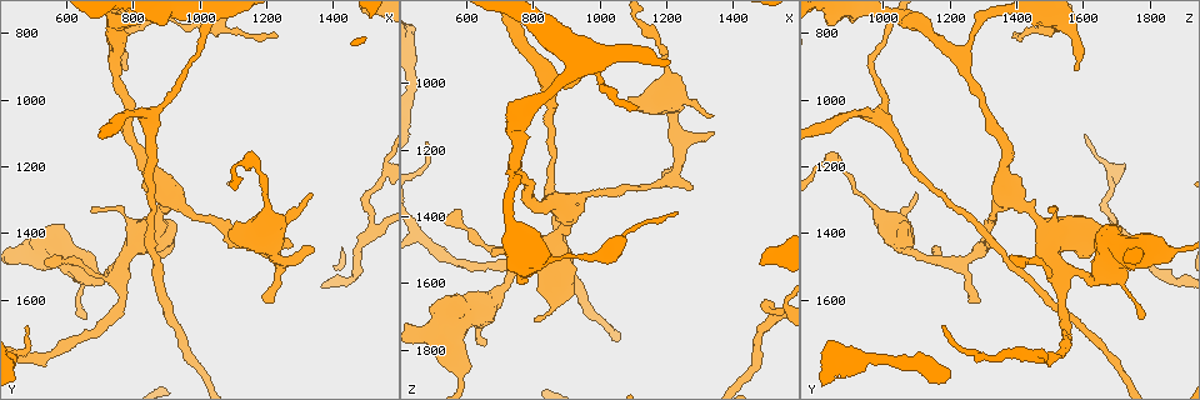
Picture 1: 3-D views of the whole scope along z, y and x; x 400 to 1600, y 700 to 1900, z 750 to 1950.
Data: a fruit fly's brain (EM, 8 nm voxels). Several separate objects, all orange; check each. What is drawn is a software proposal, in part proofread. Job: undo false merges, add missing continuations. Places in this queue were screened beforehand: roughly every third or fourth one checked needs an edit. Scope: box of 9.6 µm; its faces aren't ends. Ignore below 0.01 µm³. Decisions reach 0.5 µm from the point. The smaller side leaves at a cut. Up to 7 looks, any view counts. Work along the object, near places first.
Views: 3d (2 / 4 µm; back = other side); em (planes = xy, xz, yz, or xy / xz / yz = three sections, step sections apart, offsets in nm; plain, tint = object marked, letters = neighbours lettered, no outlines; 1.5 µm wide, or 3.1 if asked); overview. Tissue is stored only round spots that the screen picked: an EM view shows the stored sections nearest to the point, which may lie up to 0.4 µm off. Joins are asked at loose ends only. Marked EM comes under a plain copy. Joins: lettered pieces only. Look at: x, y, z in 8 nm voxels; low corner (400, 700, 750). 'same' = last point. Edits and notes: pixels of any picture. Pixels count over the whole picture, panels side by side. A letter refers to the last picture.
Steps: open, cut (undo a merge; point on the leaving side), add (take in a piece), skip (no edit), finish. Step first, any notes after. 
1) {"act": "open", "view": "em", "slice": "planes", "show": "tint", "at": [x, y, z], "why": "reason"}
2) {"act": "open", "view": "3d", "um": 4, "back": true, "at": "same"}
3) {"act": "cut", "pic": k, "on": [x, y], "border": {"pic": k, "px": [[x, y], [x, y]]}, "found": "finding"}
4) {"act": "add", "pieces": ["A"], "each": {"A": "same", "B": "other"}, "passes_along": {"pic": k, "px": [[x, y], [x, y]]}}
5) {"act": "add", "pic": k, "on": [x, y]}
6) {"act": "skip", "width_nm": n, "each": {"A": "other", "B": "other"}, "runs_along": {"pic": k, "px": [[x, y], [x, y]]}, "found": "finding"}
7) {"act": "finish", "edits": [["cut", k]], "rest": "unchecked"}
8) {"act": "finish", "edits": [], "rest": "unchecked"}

{"act": "open", "view": "em", "slice": "planes", "show": "tint", "at": [1510, 1370, 1690], "why": "sharp bend"}

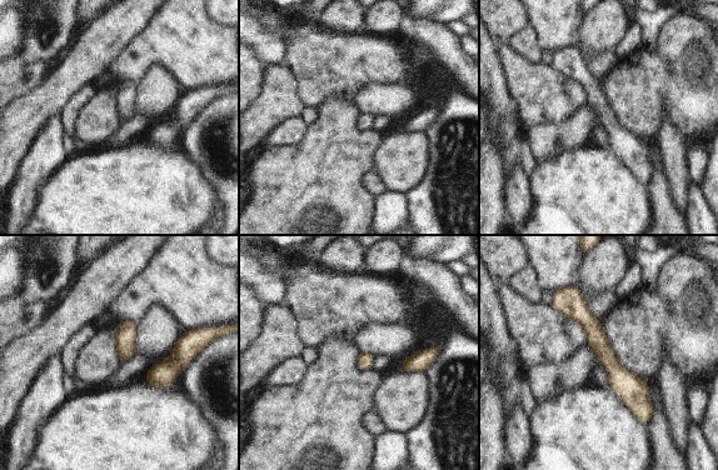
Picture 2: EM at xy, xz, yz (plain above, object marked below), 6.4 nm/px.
{"act": "open", "view": "em", "slice": "planes", "show": "letters", "at": "same", "why": "see the neighbours"}

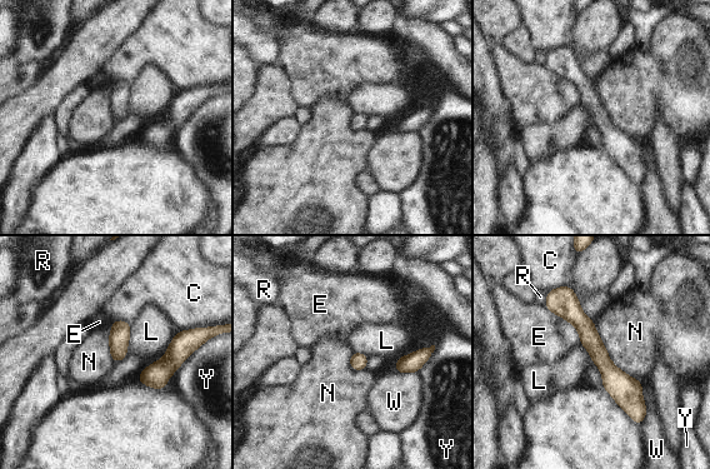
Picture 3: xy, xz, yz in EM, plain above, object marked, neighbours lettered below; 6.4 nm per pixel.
{"act": "skip", "width_nm": 110, "each": {"C": "other", "E": "other", "L": "other", "N": "other", "R": "other", "W": "other", "Y": "other"}, "border": {"pic": 3, "px": [[594, 323], [609, 359], [641, 382]]}, "found": "continuous, no second neuron"}

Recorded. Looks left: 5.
{"act": "open", "view": "em", "slice": "planes", "show": "letters", "at": [830, 1420, 1500], "why": "calibre changes"}

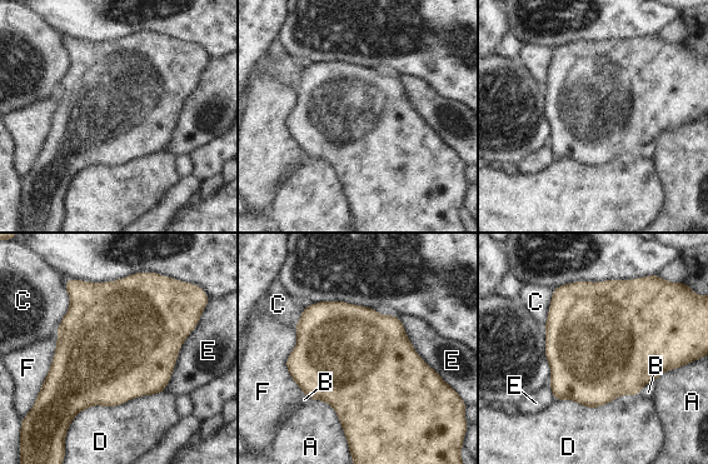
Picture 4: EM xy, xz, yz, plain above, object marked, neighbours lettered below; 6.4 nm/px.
{"act": "skip", "each": {"A": "other", "B": "other", "C": "other", "D": "other", "E": "other", "F": "other"}, "border": {"pic": 4, "px": [[163, 390], [89, 405], [69, 425]]}, "found": "one neuron here"}

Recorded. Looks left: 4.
{"act": "open", "view": "3d", "um": 2, "at": [1340, 1450, 1140], "why": "branch stops here"}

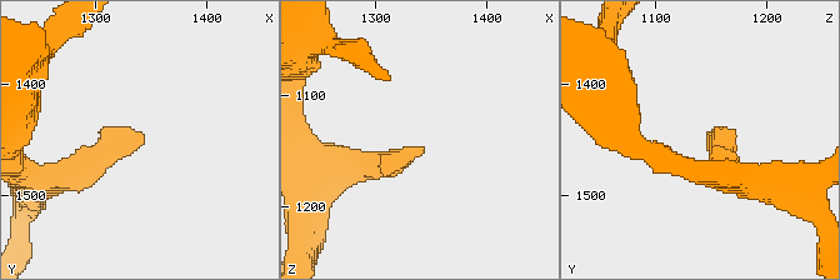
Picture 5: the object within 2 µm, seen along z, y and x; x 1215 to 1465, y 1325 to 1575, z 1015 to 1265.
{"act": "open", "view": "em", "slice": "planes", "show": "letters", "at": [1346, 1446, 1148], "why": "shape alone is not enough"}

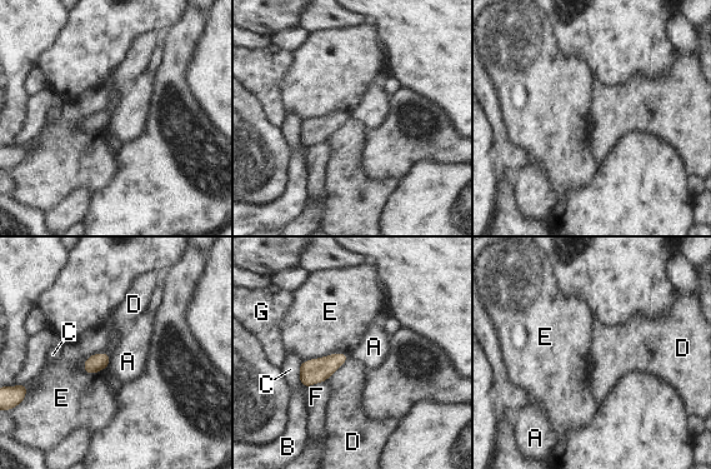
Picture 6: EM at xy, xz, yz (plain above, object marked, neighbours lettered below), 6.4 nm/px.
{"act": "skip", "longest_contact_nm": ["D", 220], "each": {"A": "other", "B": "other", "C": "other", "D": "other", "E": "other", "F": "other", "G": "other"}, "border": {"pic": 6, "px": [[110, 357], [106, 367]]}, "found": "none of them fits"}

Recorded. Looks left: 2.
{"act": "finish", "edits": [], "rest": "unchecked"}

